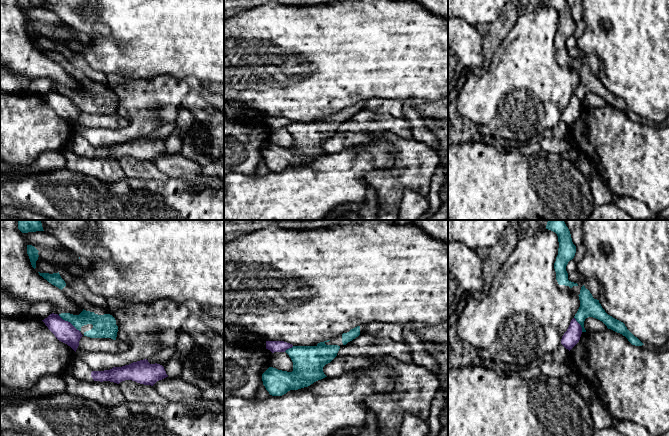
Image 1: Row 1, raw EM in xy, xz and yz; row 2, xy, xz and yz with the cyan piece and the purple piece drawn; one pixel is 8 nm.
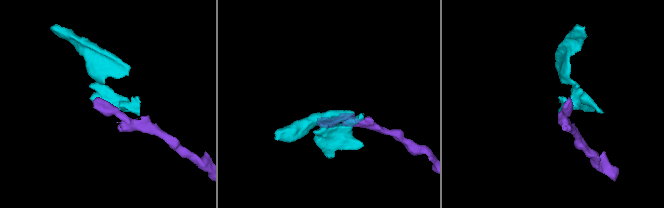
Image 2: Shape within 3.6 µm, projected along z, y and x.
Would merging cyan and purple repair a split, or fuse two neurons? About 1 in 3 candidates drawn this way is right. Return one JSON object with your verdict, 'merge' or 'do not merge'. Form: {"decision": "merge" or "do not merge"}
{"decision": "merge"}

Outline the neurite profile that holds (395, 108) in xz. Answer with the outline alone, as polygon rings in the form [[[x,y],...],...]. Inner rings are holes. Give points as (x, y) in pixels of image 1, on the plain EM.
[[[368,99],[365,101],[365,109],[368,109],[377,114],[390,114],[395,118],[406,117],[404,104],[401,100],[390,99]]]

